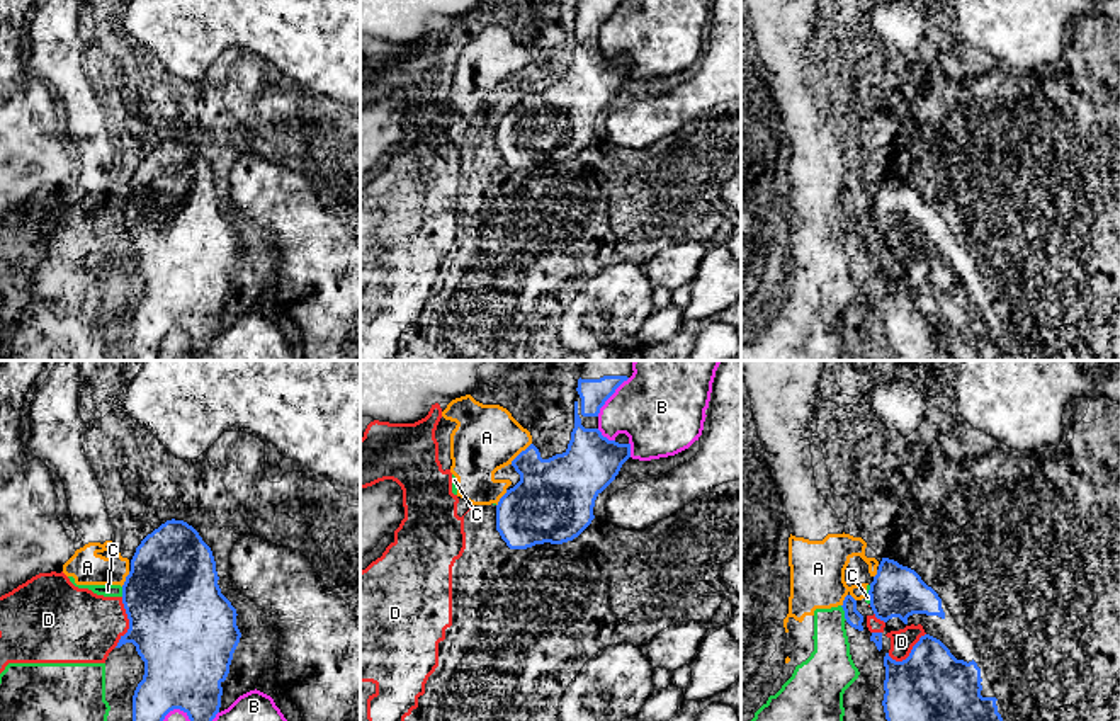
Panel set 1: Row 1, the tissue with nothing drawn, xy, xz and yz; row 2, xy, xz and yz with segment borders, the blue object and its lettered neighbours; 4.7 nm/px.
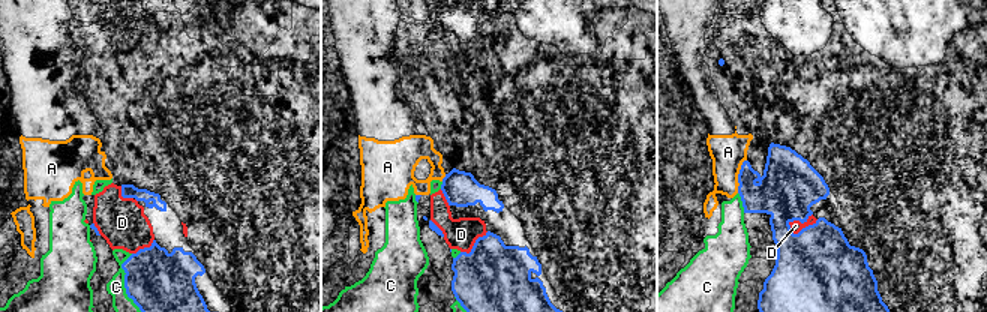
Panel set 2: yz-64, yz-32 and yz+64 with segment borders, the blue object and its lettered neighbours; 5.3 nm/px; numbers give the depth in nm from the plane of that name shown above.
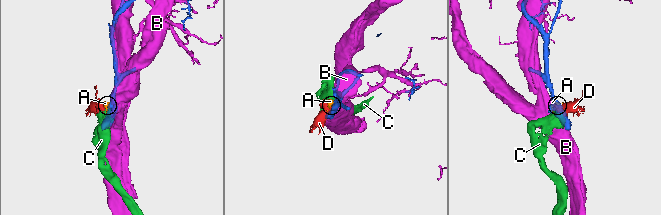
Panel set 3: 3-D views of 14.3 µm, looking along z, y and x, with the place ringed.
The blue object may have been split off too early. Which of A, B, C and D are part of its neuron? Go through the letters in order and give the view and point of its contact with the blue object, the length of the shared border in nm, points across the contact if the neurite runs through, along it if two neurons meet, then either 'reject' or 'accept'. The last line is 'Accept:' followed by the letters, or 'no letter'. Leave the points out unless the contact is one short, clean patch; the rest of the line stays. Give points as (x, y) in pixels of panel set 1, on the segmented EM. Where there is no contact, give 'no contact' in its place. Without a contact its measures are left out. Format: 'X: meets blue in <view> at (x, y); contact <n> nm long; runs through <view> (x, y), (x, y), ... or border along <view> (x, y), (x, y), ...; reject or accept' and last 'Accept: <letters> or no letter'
A: meets blue in xz at (520, 453); contact 140 nm long; border along xz (531, 442), (510, 463); reject
B: meets blue in xz at (610, 395); contact 240 nm long; reject
C: meets blue in yz at (845, 613); contact 80 nm long; reject
D: meets blue in xy at (130, 623); contact 240 nm long; reject
Accept: no letter

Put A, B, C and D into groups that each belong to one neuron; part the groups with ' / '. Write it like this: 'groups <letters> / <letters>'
groups A C D / B

